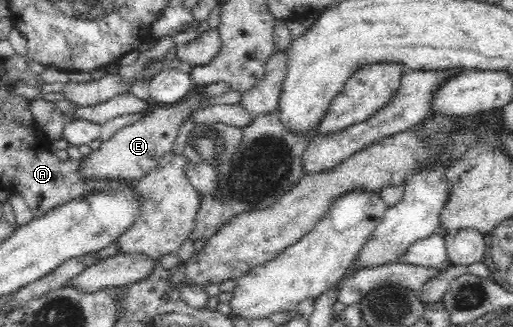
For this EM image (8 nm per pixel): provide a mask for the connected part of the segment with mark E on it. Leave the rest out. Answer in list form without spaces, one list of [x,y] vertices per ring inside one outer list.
[[[195,90],[182,102],[175,105],[157,106],[151,114],[142,116],[138,122],[116,131],[108,140],[102,141],[99,148],[93,150],[80,161],[78,173],[82,179],[109,179],[139,181],[157,162],[170,151],[172,142],[179,132],[182,122],[188,119],[188,114],[198,106],[203,96],[200,90]]]

